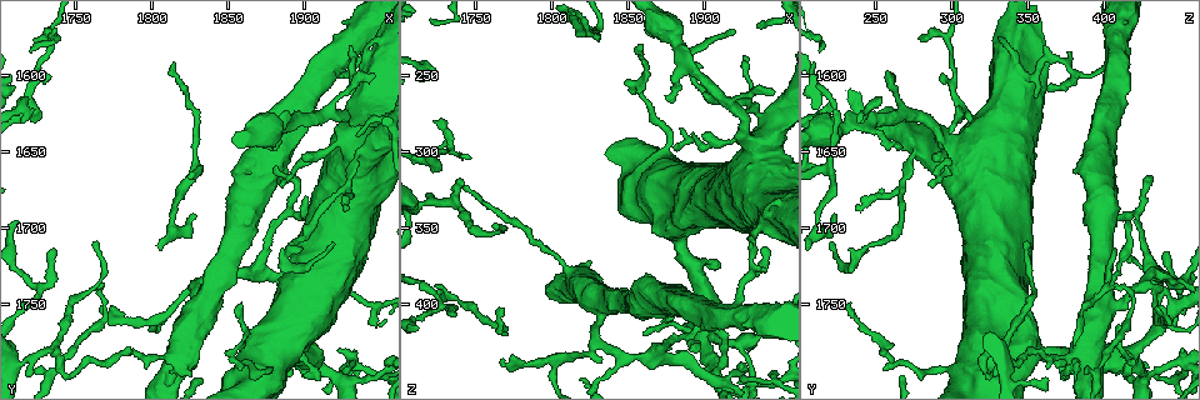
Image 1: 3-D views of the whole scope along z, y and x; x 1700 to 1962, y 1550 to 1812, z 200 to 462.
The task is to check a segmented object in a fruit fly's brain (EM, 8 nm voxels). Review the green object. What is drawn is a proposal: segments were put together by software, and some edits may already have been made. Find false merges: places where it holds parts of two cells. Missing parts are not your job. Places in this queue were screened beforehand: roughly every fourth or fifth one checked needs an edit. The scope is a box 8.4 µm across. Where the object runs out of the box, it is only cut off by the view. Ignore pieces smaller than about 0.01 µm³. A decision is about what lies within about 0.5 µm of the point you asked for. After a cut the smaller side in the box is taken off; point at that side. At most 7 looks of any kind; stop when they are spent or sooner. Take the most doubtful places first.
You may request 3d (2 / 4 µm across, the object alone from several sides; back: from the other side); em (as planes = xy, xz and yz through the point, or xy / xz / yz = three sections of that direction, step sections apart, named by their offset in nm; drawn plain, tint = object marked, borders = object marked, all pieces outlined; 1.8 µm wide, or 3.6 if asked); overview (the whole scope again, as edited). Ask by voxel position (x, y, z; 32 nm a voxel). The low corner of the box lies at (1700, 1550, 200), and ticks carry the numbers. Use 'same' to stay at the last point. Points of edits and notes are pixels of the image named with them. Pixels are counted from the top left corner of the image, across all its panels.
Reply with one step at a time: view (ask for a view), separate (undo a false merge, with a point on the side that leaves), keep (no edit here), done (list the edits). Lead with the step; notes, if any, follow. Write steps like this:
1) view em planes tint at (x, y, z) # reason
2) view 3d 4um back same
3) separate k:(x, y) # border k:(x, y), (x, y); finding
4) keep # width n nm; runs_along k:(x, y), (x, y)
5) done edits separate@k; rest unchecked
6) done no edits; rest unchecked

view em 3.6um yz step 16 tint at (1844, 1730, 436) # arms part here

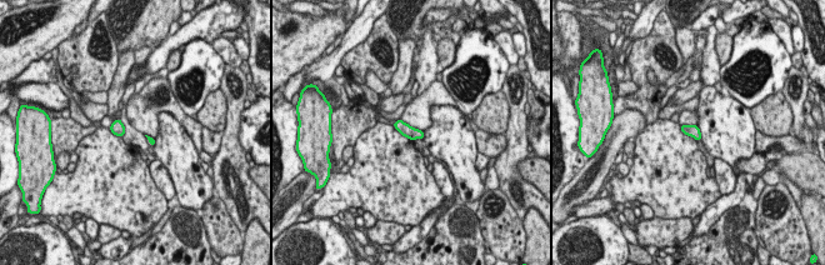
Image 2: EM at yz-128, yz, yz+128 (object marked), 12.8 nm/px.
keep # width 30 nm; one cell here

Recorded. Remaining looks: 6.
view 3d 2um at (1726, 1738, 402) # a fork

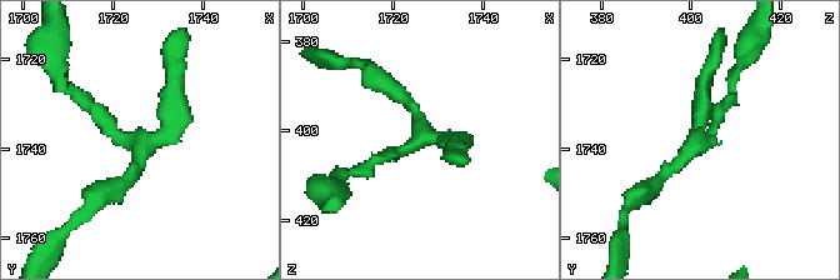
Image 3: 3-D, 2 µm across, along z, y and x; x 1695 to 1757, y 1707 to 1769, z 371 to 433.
view em planes tint at (1726, 1738, 402)

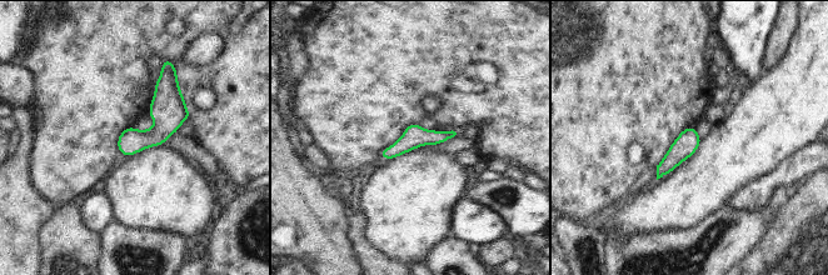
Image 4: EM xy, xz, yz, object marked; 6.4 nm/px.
keep # runs_along 4:(450, 134), (413, 136), (383, 154); one cell here

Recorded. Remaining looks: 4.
view em 3.6um yz step 4 tint at (1814, 1782, 380) # calibre changes

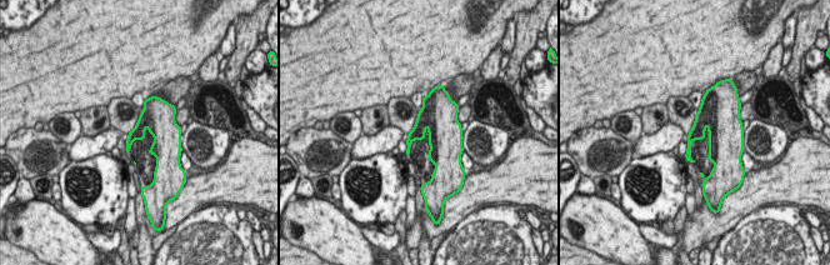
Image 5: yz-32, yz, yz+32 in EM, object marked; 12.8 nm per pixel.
keep # all the same cell

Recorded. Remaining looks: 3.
done no edits; rest unchecked

